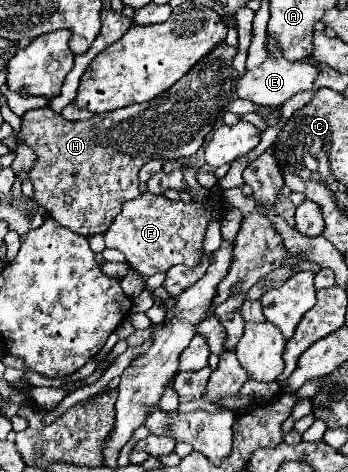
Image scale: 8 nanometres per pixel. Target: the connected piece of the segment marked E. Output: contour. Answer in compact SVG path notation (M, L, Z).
M273 54L269 56L261 66L247 70L235 86L235 94L241 100L249 100L257 106L281 106L285 104L293 94L303 92L303 90L311 90L315 76L319 74L315 62L287 62L281 54Z

